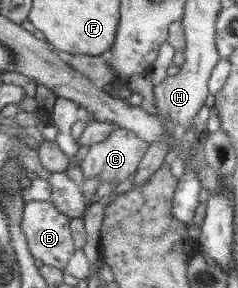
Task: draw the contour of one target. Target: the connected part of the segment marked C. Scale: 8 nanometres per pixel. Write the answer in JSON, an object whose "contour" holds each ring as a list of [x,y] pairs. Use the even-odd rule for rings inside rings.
{"contour":[[[117,127],[103,142],[91,145],[78,165],[86,179],[98,176],[102,183],[122,183],[137,170],[148,145],[129,130]]]}

